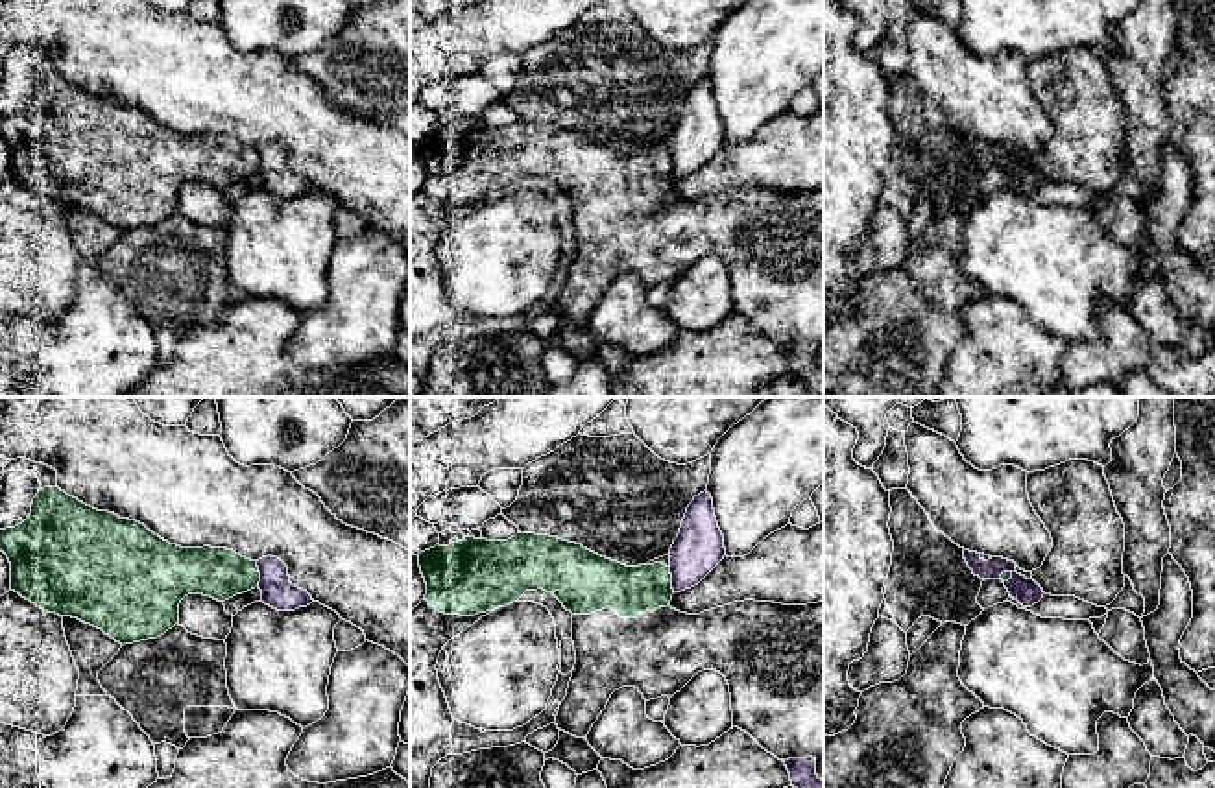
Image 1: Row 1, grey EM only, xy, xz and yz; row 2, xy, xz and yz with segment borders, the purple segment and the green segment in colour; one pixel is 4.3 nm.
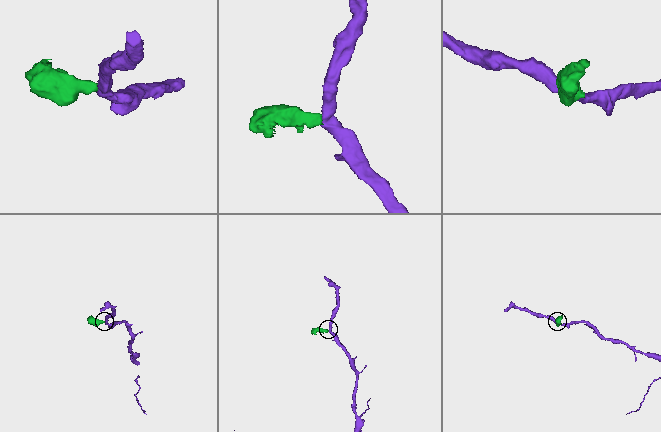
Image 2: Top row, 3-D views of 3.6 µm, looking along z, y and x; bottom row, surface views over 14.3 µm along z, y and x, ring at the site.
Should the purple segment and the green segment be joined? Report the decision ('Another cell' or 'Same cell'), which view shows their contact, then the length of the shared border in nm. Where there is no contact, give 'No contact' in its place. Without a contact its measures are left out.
Another cell. Touches purple in xy. Shared border 110 nm

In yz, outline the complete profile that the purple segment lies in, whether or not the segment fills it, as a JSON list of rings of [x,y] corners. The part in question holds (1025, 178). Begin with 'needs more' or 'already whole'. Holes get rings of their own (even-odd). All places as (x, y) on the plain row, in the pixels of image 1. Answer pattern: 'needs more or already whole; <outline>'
already whole; [[[964,137],[964,146],[973,161],[980,166],[1001,166],[1003,159],[1010,159],[1012,164],[1003,170],[1008,175],[1010,183],[1017,186],[1023,194],[1032,194],[1045,181],[1034,166],[1027,166],[1025,162],[1016,159],[1014,148],[1003,144],[992,144],[984,148],[980,140],[969,137]]]

